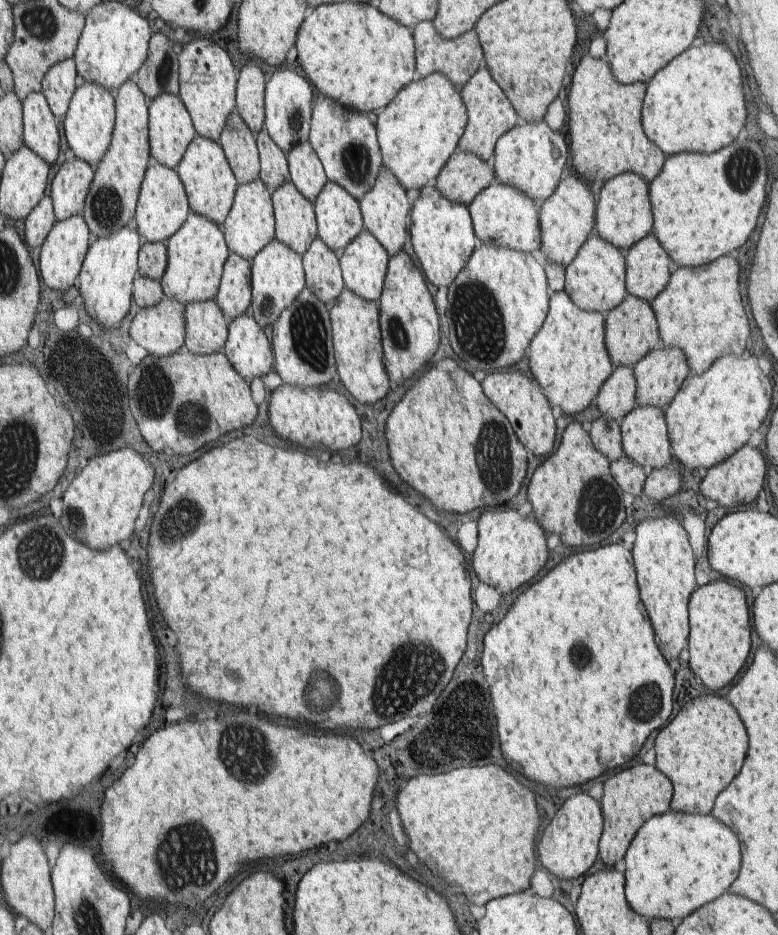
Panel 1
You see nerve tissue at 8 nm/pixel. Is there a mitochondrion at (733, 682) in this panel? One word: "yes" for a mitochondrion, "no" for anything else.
no

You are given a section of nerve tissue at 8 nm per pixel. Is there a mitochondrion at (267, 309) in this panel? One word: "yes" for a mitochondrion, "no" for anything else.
yes

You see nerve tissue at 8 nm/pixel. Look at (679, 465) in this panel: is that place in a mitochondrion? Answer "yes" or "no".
no

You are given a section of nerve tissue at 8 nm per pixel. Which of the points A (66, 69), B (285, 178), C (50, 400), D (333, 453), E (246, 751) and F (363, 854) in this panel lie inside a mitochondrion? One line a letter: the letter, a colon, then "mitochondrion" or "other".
A: other
B: other
C: other
D: other
E: mitochondrion
F: other

